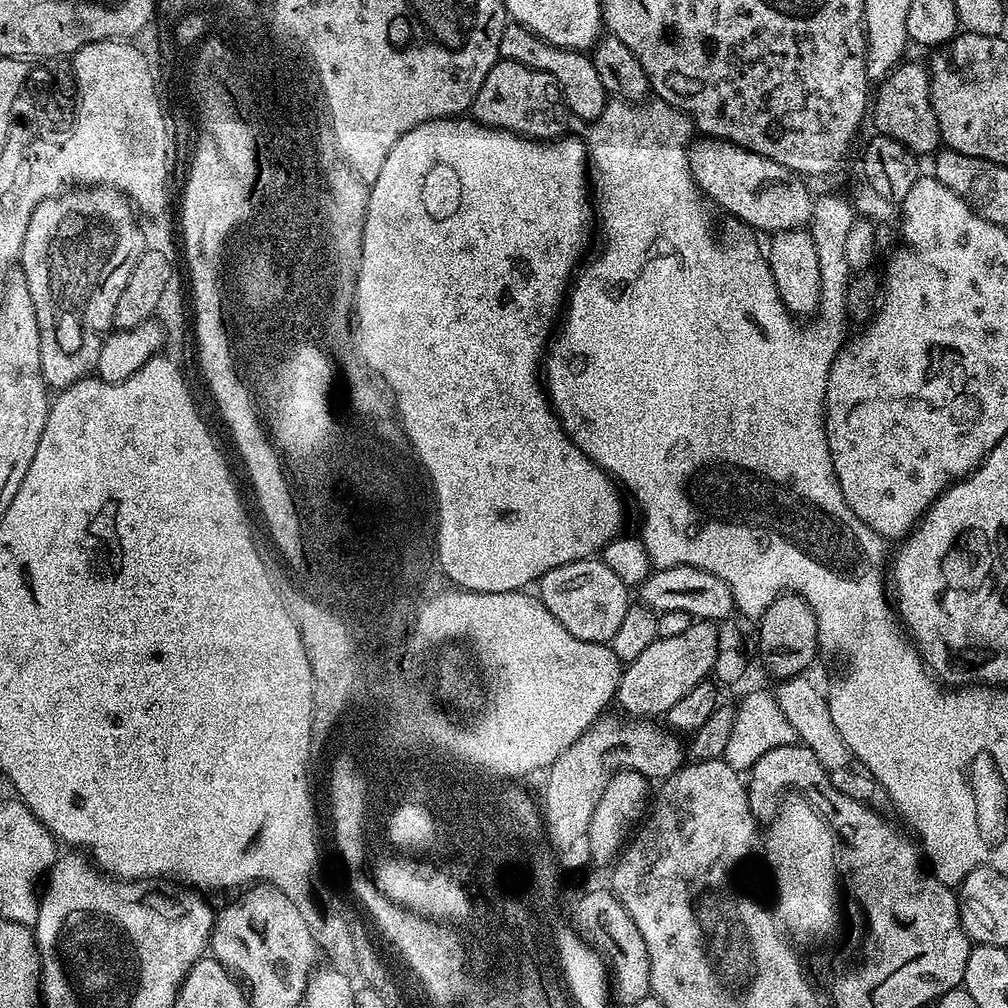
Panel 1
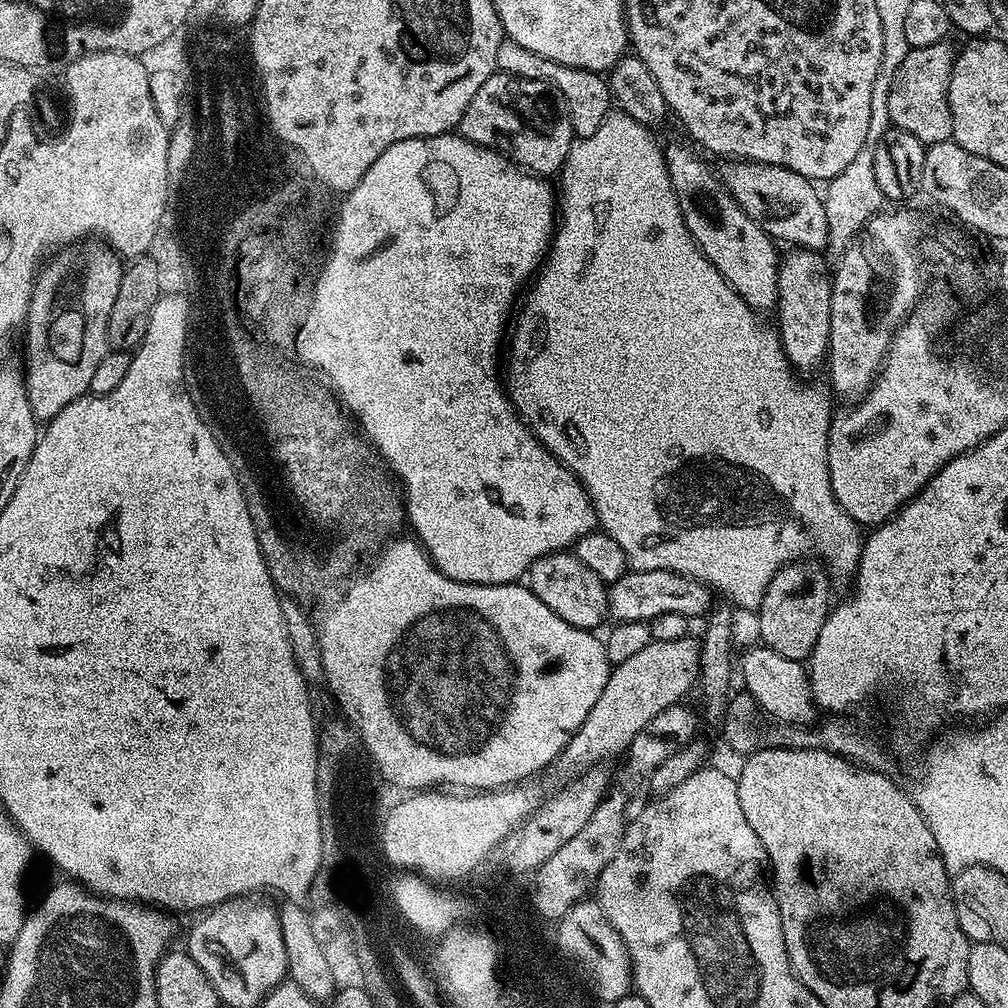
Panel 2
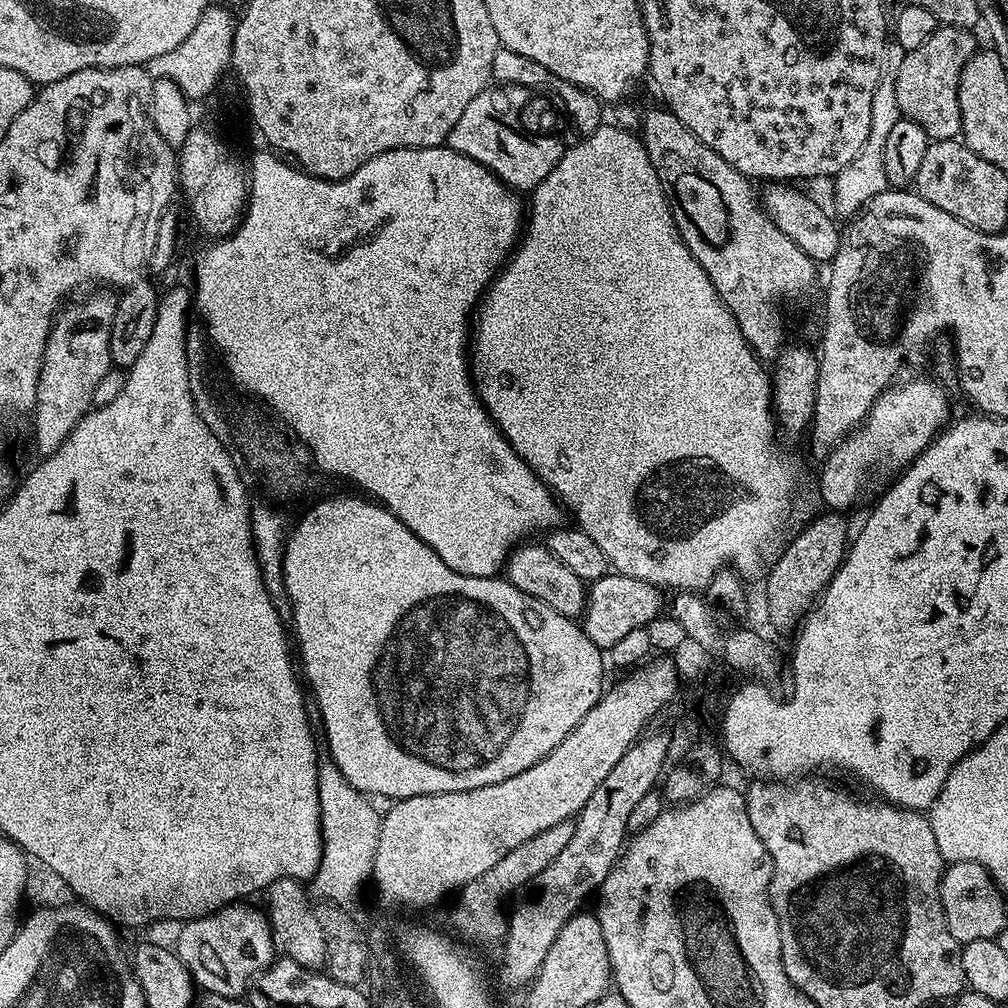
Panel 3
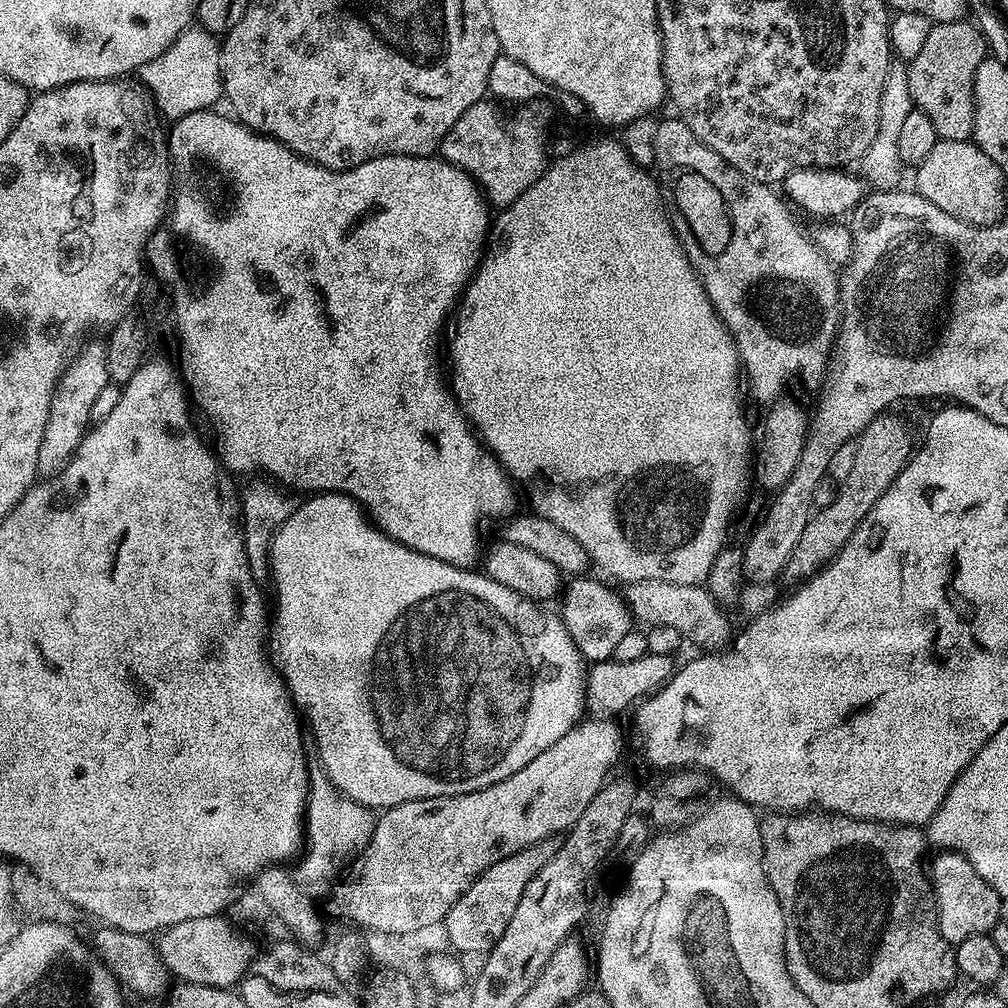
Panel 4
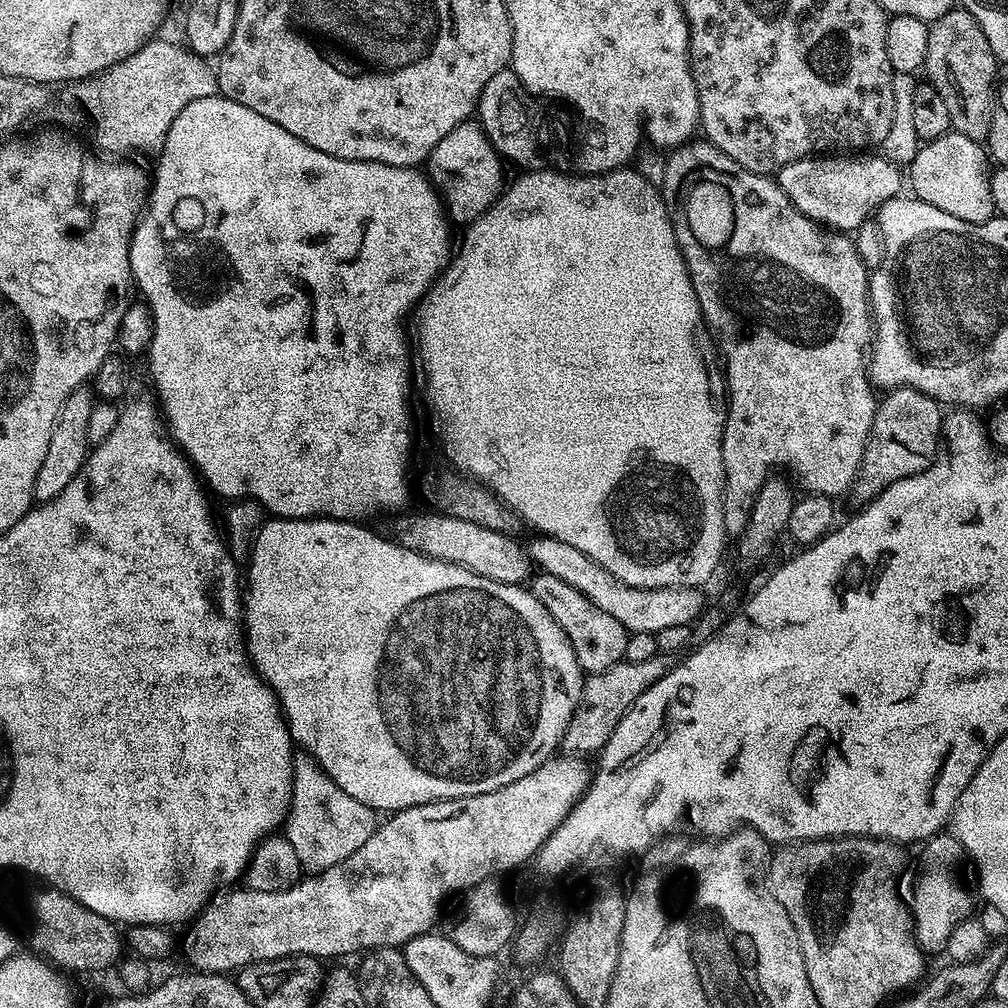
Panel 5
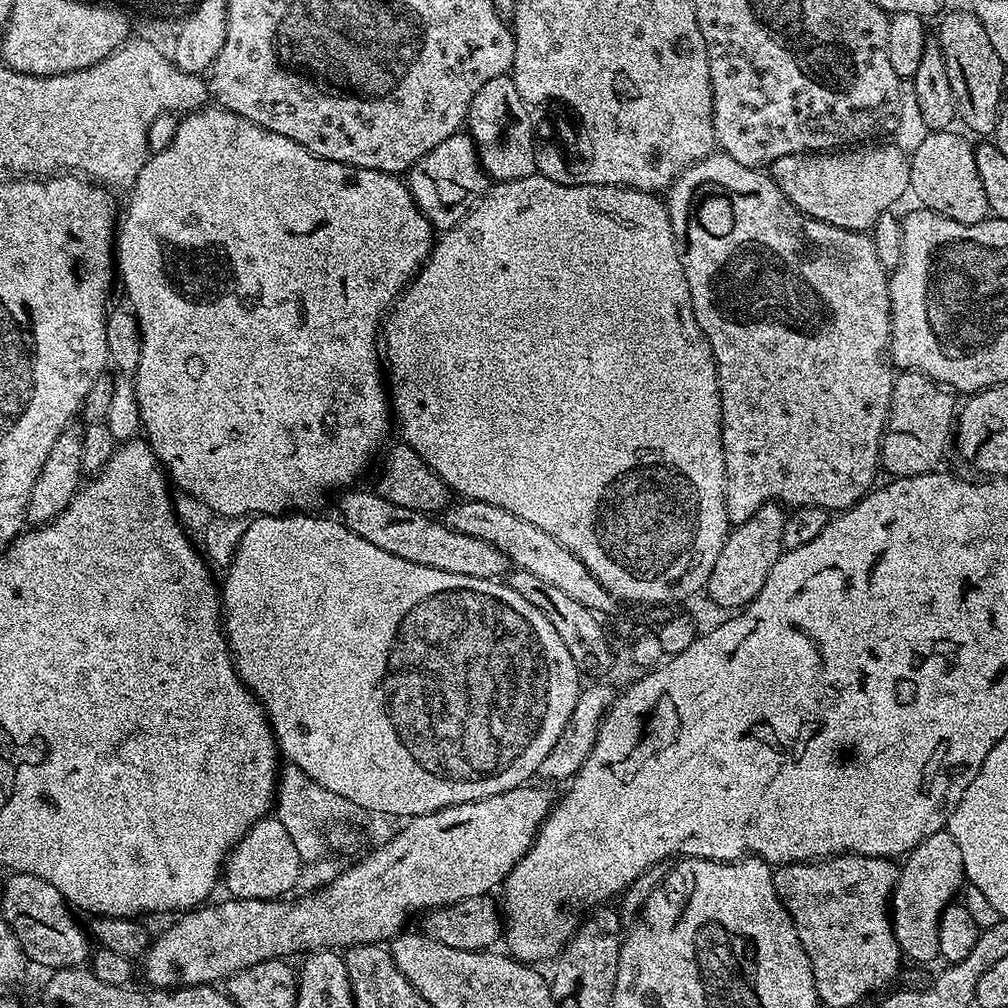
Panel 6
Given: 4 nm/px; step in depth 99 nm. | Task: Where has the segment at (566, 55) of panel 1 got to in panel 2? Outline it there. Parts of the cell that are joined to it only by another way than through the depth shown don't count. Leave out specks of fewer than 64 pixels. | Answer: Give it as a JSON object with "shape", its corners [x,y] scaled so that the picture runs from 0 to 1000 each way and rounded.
{"shape":[[[503,38],[494,46],[492,70],[542,81],[545,87],[558,96],[567,116],[567,129],[572,136],[589,133],[589,129],[597,125],[597,121],[605,113],[605,108],[609,103],[603,80],[596,72],[582,71],[569,65],[558,65],[546,58],[538,58],[538,54],[530,54],[530,50],[522,50],[522,46],[516,46],[514,42]]]}

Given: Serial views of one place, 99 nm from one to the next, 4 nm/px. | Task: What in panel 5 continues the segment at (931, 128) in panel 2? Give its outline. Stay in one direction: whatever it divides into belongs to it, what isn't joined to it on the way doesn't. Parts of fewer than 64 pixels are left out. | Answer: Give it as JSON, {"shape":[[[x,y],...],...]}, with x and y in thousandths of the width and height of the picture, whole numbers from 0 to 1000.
{"shape":[[[946,6],[935,18],[924,21],[921,33],[923,46],[919,46],[919,62],[916,70],[921,71],[920,82],[931,89],[931,97],[935,97],[935,105],[938,105],[938,113],[942,113],[942,121],[947,130],[958,133],[958,137],[979,140],[980,130],[984,124],[984,101],[986,98],[986,84],[990,74],[990,61],[981,33],[971,24],[973,21],[959,7]]]}

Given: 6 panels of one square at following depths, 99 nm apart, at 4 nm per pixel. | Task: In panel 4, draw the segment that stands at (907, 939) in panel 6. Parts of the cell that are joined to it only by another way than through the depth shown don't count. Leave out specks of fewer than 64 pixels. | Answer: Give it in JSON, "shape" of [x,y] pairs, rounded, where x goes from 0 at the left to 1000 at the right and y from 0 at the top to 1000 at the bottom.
{"shape":[[[937,843],[933,850],[923,857],[923,872],[925,874],[925,887],[929,891],[929,914],[933,920],[935,931],[945,938],[954,936],[963,929],[975,929],[983,926],[984,921],[993,916],[992,897],[994,891],[966,863],[953,845]]]}

